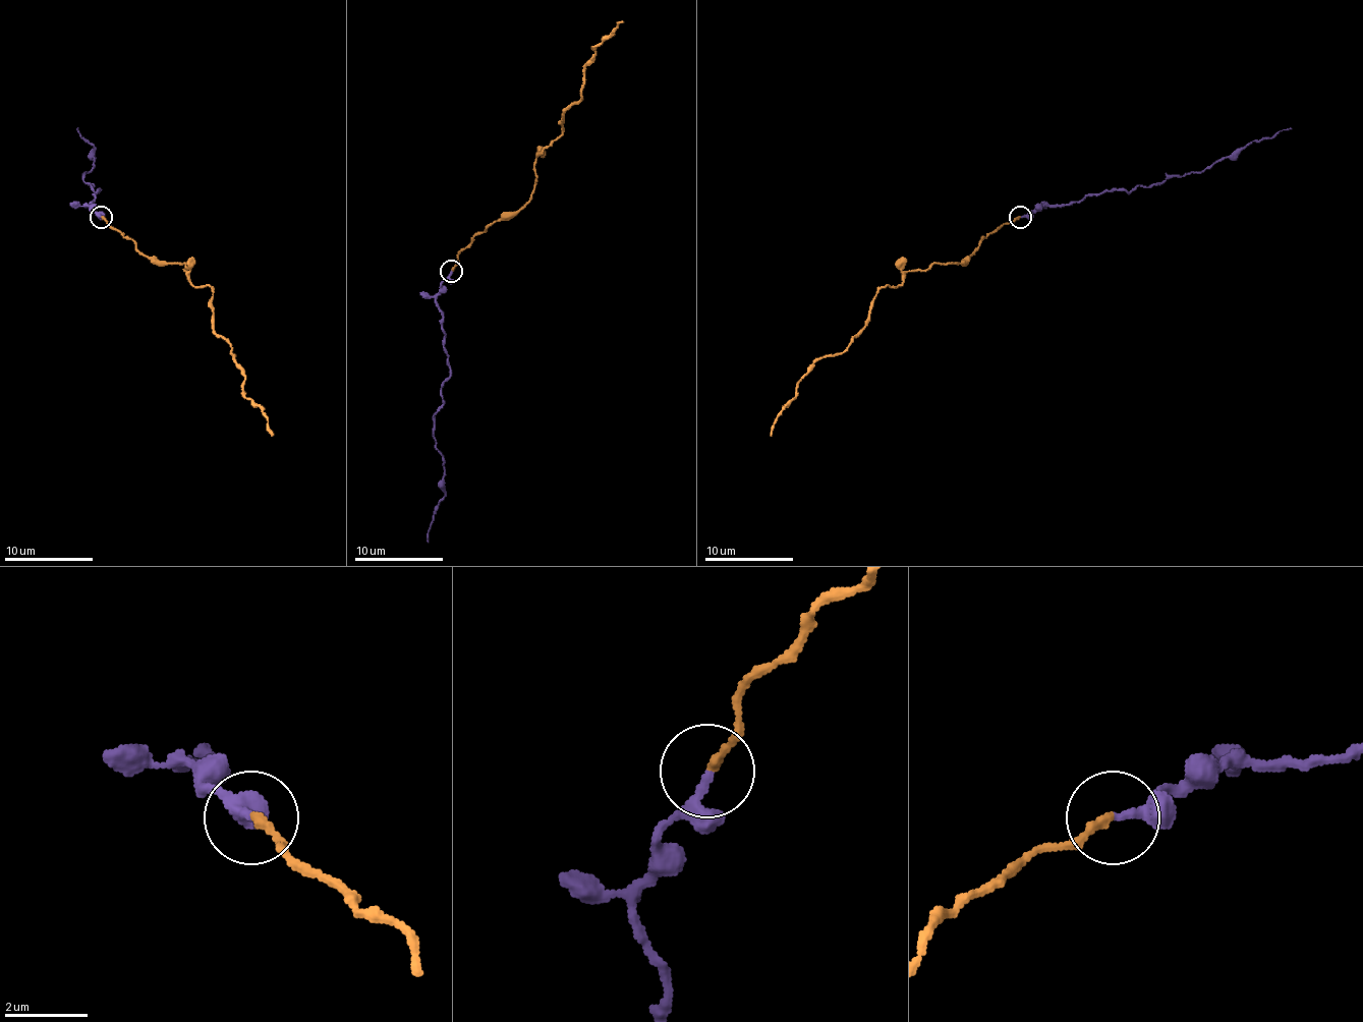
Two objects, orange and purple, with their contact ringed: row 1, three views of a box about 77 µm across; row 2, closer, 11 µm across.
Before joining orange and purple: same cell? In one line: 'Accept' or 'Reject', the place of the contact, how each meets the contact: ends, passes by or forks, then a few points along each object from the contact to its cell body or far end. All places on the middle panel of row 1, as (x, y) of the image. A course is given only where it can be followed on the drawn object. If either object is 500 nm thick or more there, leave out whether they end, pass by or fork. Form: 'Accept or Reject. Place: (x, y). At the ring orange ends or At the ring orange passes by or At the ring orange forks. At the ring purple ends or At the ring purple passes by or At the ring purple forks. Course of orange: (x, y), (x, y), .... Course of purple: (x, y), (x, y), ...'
Accept. Place: (451, 271). At the ring orange ends. At the ring purple ends. Course of orange: (451, 270), (534, 188), (534, 160), (581, 100), (594, 47), (623, 20). Course of purple: (451, 270), (435, 298), (451, 376), (442, 387), (442, 407), (433, 415), (444, 487), (427, 542)

